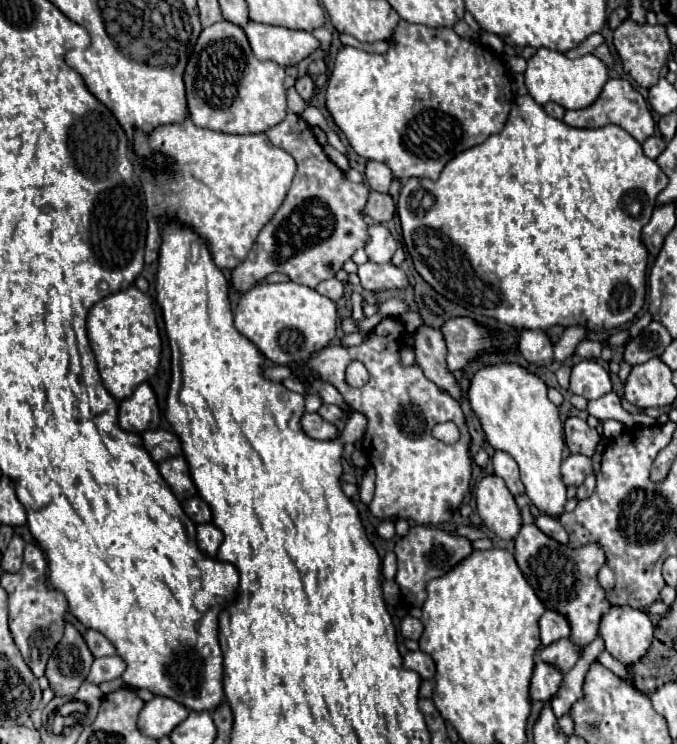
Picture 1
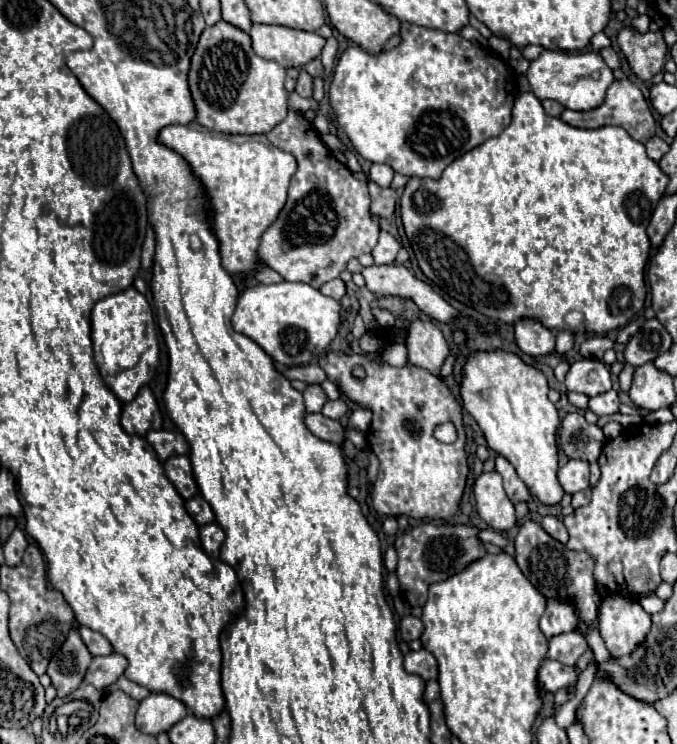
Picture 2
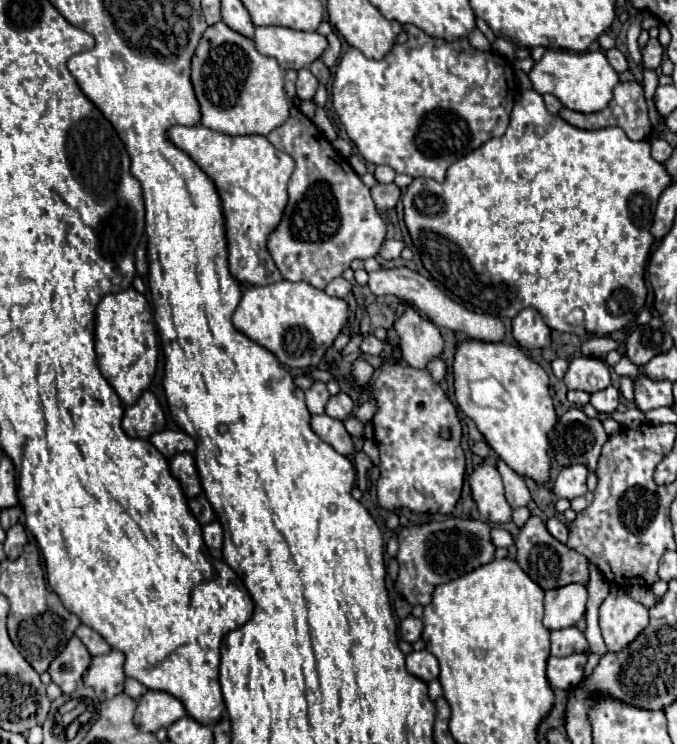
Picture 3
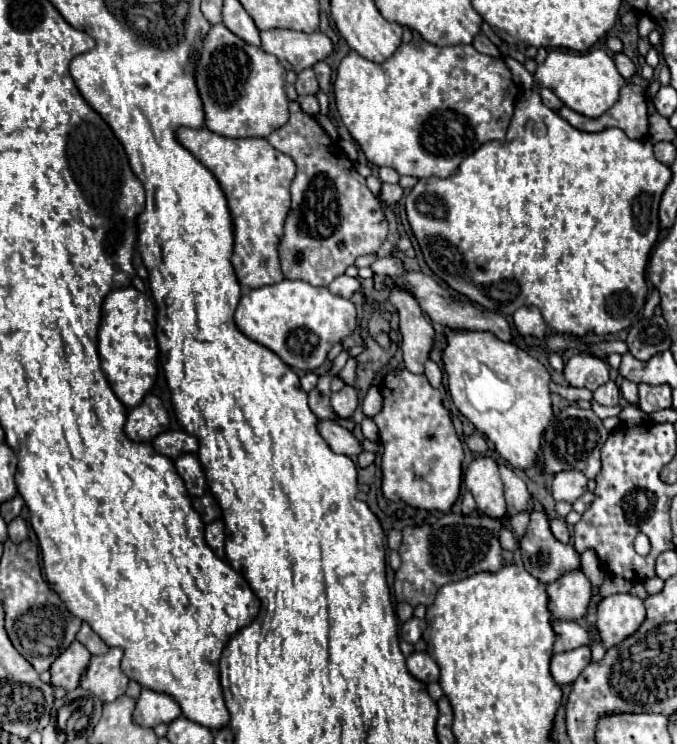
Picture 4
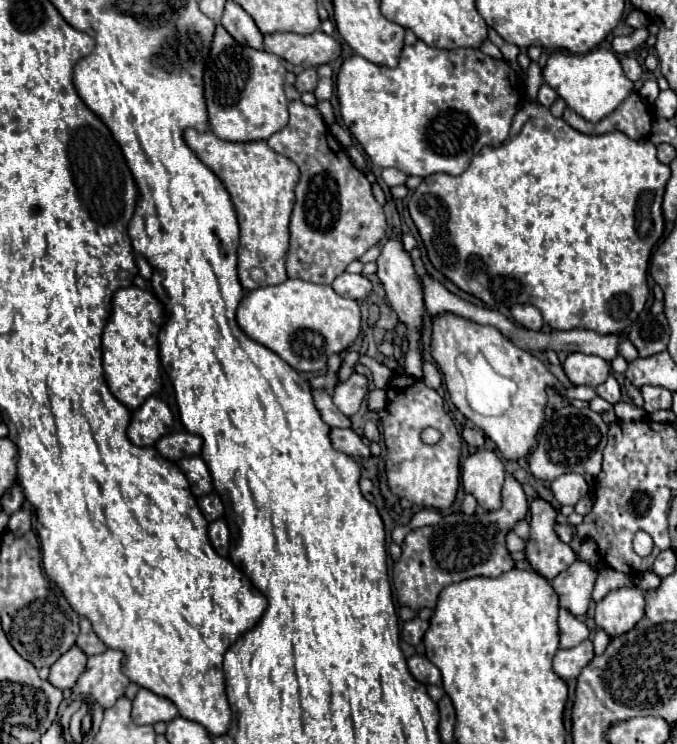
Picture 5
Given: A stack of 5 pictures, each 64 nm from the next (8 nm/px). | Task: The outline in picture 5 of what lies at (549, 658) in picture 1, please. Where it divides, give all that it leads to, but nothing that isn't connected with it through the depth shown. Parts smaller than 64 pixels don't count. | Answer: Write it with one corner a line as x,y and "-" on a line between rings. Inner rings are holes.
564,608
560,610
560,616
558,616
558,628
560,628
560,648
574,648
576,644
588,640
588,634
590,634
586,624
580,622

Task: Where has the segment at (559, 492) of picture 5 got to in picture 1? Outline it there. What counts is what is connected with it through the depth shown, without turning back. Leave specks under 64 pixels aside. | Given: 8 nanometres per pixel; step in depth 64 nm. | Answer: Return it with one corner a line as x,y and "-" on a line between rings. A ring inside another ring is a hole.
570,454
562,462
562,478
566,486
572,486
572,484
580,486
590,472
592,472
592,464
590,464
590,458
584,454

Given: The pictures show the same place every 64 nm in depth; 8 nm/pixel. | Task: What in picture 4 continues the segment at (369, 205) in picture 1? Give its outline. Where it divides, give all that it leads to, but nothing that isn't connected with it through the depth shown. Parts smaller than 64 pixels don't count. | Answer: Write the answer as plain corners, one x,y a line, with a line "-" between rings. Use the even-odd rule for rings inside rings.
382,184
378,200
382,204
396,204
402,198
402,194
404,194
404,190
398,184

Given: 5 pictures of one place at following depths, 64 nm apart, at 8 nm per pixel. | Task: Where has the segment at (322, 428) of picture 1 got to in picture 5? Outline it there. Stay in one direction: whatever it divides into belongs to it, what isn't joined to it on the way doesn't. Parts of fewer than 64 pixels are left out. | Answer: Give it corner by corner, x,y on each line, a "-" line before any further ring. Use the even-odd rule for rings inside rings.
330,428
330,442
332,446
338,450
338,452
344,452
348,456
360,456
364,460
370,458
370,450
368,446
362,442
362,438
352,432
350,428
348,430
342,430
342,428

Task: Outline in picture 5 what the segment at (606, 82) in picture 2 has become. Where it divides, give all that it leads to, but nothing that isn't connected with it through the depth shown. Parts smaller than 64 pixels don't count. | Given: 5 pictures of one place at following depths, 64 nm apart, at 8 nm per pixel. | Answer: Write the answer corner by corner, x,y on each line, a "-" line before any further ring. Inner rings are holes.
596,48
586,54
554,52
542,68
542,78
550,88
556,90
556,94
568,104
568,108
590,122
600,122
604,116
612,114
628,96
628,92
634,90
634,84
622,72
618,56
604,48

